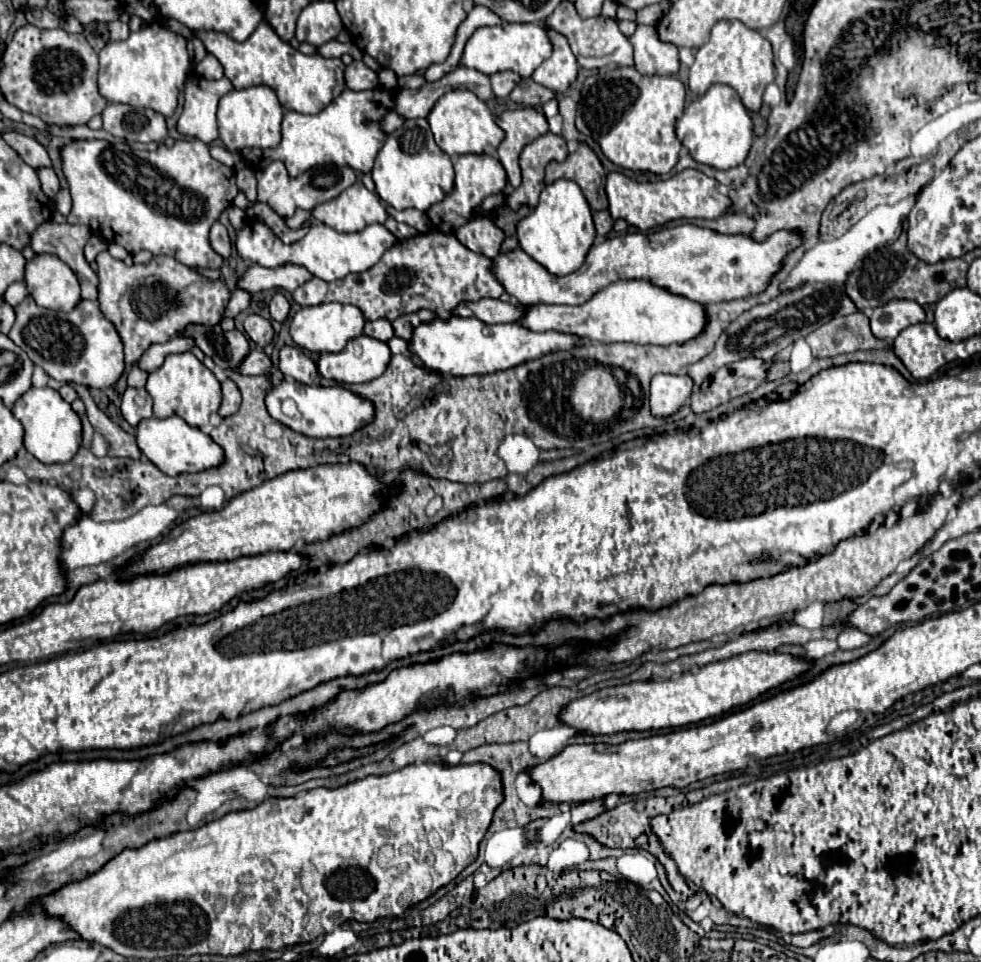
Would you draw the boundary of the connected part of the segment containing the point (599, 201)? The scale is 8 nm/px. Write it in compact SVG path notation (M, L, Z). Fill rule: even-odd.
M579 144L577 152L569 154L565 162L551 162L545 168L545 184L553 184L559 178L573 180L581 186L591 210L605 210L605 170L599 158L587 144Z

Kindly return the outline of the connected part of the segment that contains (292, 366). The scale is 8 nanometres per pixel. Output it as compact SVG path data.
M283 346L279 352L279 370L283 372L285 378L293 378L301 384L311 384L313 376L317 374L315 362L301 350L293 346Z

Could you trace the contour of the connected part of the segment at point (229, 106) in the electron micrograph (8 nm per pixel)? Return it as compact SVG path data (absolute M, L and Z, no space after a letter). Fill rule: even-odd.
M251 86L245 90L231 90L219 100L217 120L219 120L219 136L227 150L241 152L243 148L275 148L281 140L281 118L283 108L277 100L277 94L269 86Z

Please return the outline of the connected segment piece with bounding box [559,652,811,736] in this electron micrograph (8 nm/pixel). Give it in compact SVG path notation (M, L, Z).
M747 652L727 660L701 666L697 672L683 672L675 680L663 682L629 682L623 686L603 688L589 696L569 702L559 712L559 722L581 734L615 734L623 730L661 730L681 728L707 718L715 718L733 706L743 706L779 684L793 680L809 668L809 660L789 654Z

